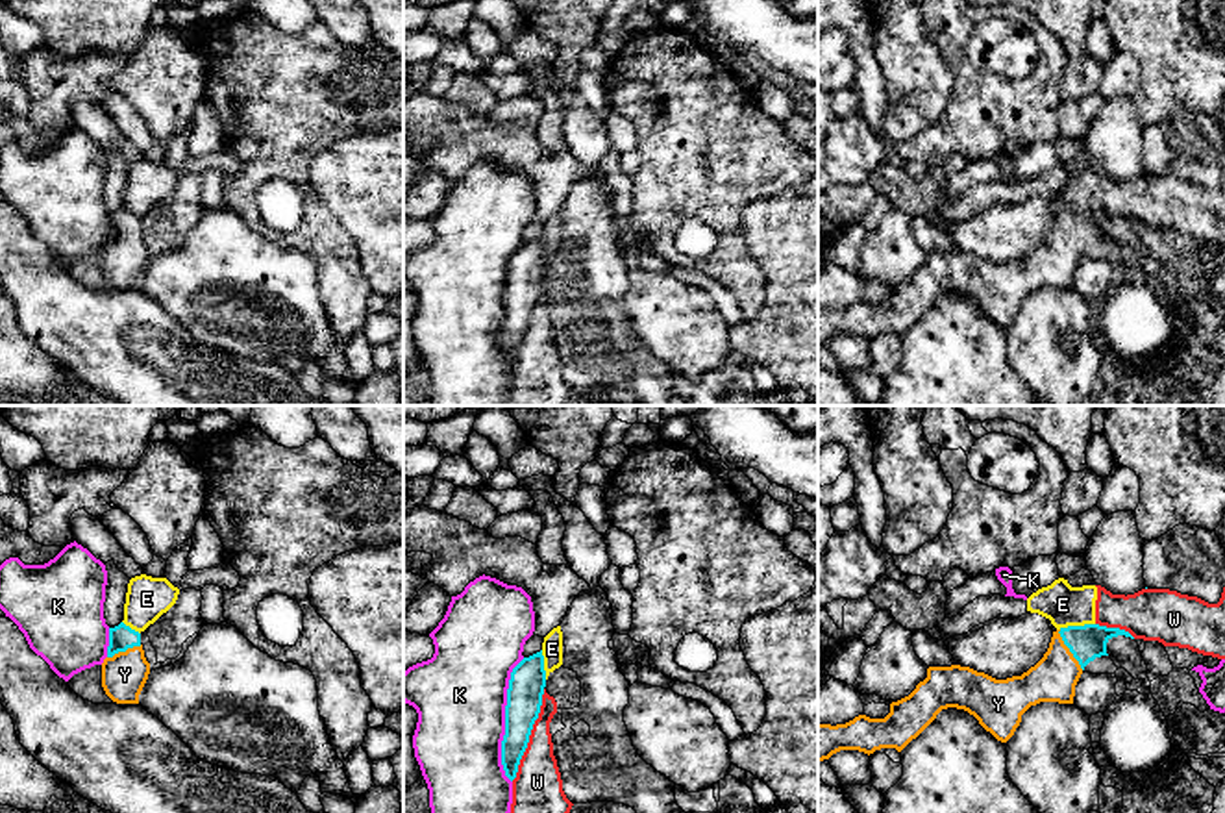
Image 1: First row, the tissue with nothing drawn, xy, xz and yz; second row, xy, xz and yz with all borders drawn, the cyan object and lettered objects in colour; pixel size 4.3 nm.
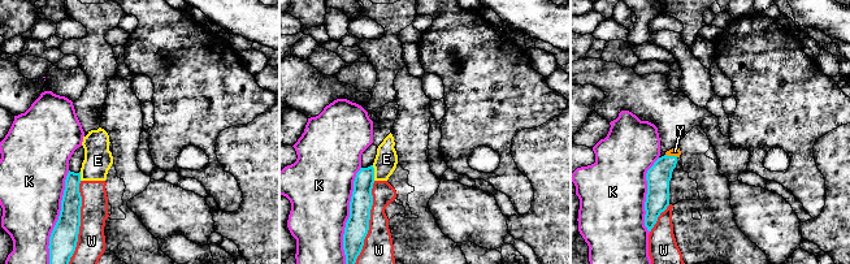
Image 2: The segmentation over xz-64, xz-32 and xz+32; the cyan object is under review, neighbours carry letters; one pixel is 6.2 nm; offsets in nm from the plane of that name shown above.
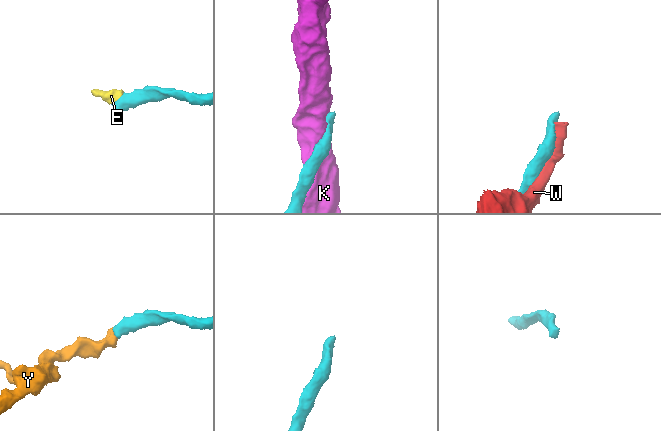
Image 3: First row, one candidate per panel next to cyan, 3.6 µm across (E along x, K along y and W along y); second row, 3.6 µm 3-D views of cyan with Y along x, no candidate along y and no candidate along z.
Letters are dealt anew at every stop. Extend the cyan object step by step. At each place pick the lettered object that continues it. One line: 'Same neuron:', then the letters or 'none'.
Same neuron: Y

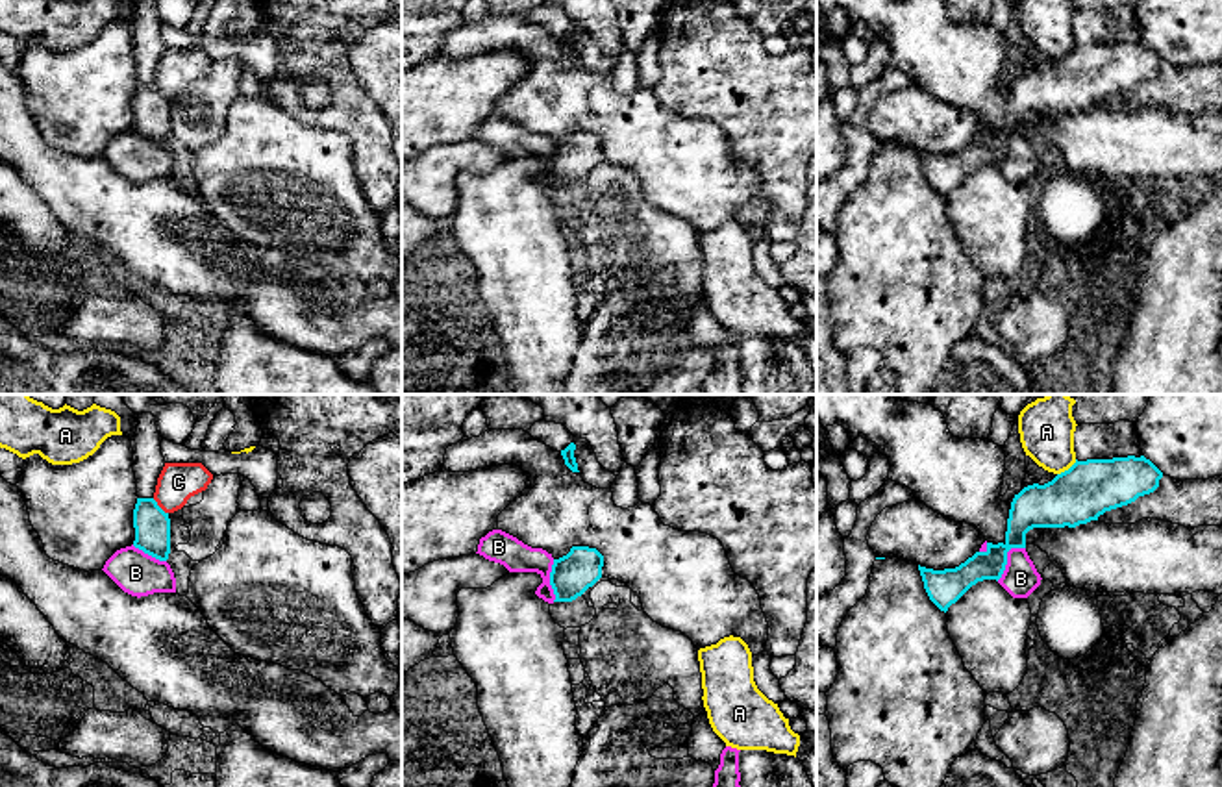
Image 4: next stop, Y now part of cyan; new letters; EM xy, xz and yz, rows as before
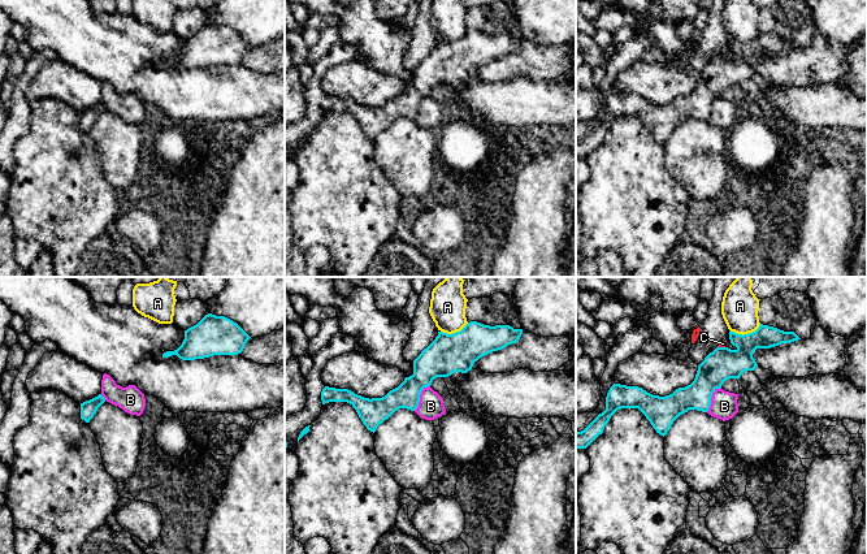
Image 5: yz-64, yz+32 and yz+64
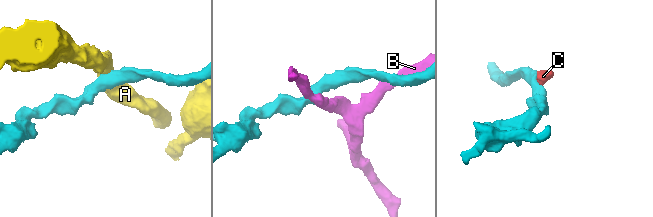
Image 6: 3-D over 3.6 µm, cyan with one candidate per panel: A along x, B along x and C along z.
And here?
Same neuron: none

